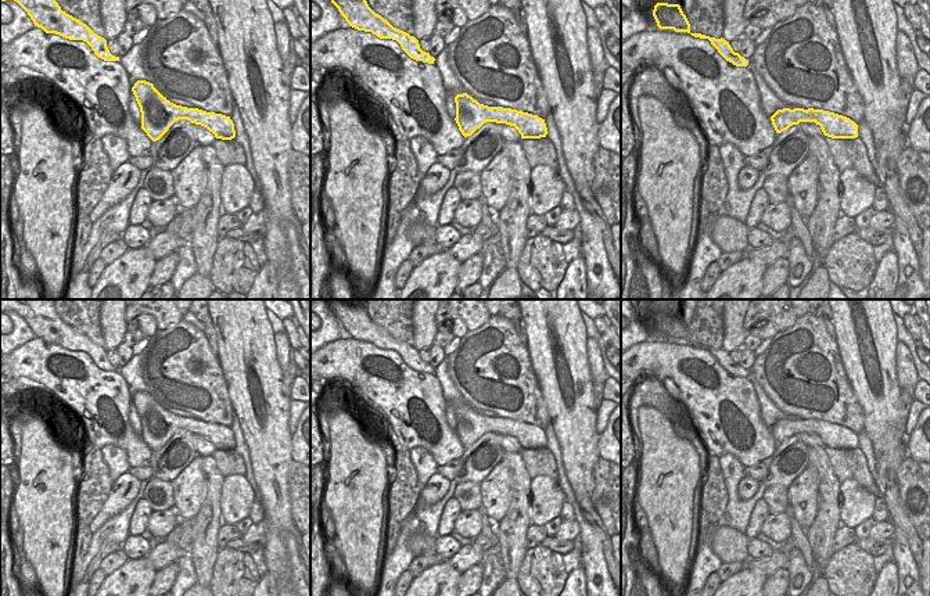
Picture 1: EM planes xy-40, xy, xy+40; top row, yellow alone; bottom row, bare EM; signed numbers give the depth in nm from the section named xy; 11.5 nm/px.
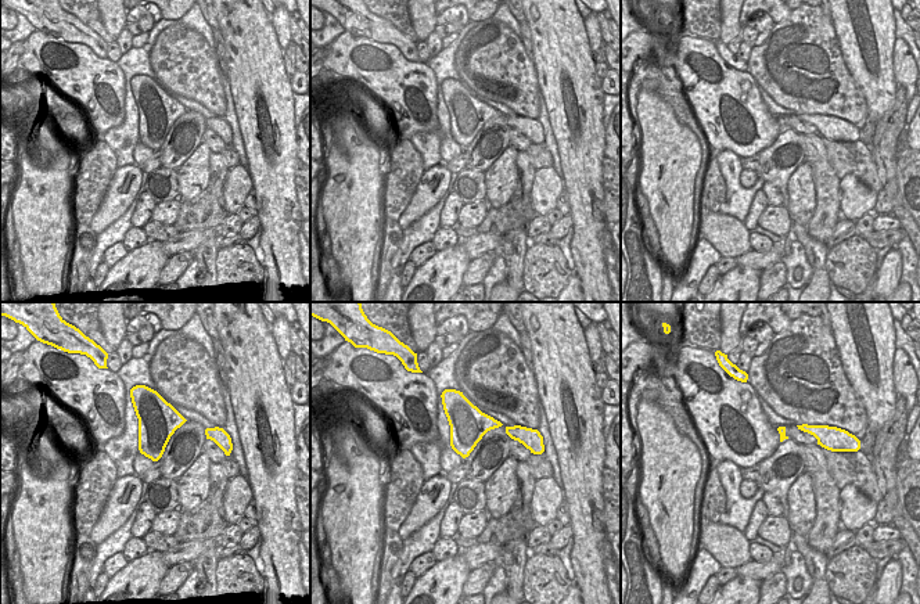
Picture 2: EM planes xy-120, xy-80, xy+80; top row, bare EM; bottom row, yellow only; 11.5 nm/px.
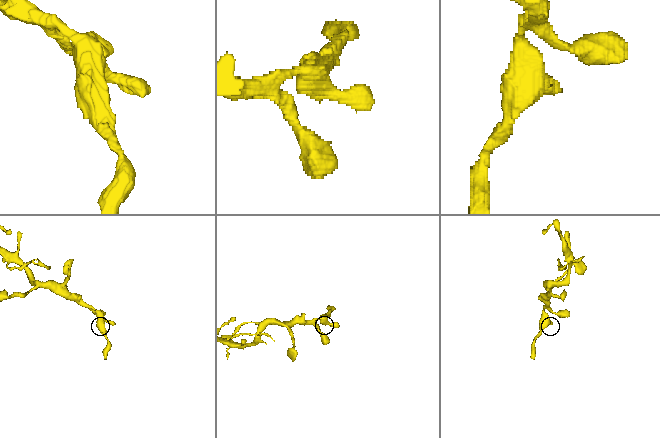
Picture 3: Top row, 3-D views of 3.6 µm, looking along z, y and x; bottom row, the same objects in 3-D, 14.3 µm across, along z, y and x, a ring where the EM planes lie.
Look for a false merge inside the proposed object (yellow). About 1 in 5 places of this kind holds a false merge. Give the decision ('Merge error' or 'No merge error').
No merge error.

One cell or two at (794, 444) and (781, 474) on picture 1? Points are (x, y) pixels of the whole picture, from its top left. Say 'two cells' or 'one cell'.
one cell

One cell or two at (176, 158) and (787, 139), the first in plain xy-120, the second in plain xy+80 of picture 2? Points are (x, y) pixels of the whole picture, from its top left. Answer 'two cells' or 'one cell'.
one cell

